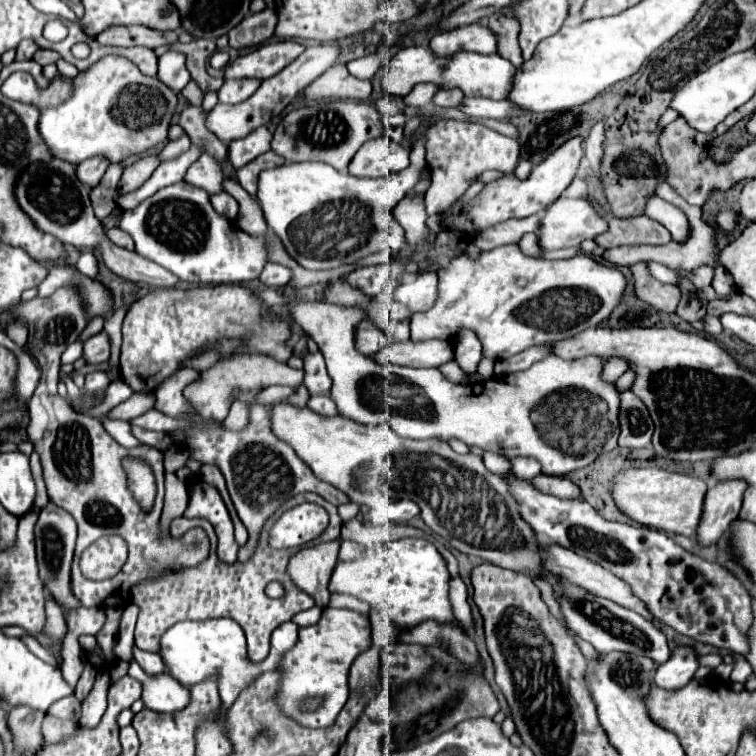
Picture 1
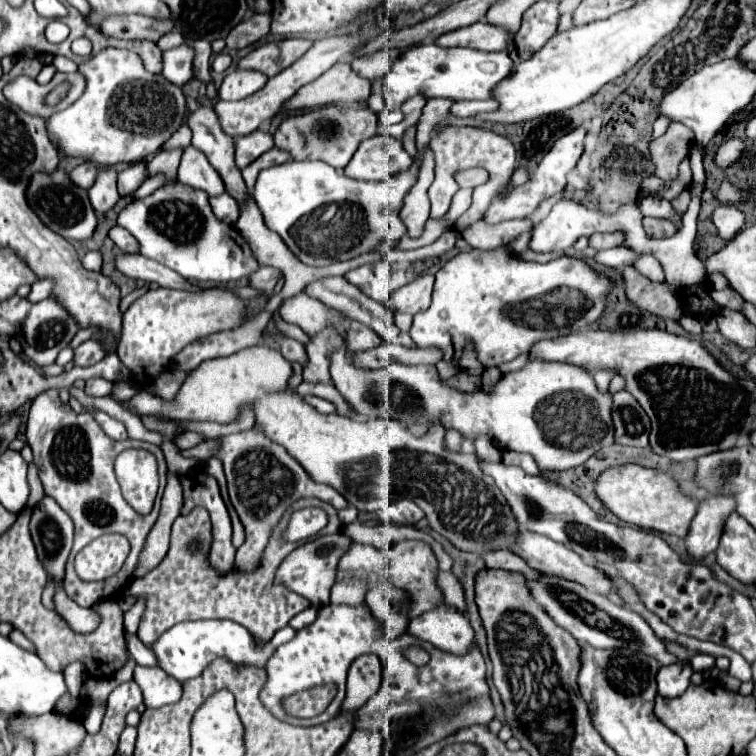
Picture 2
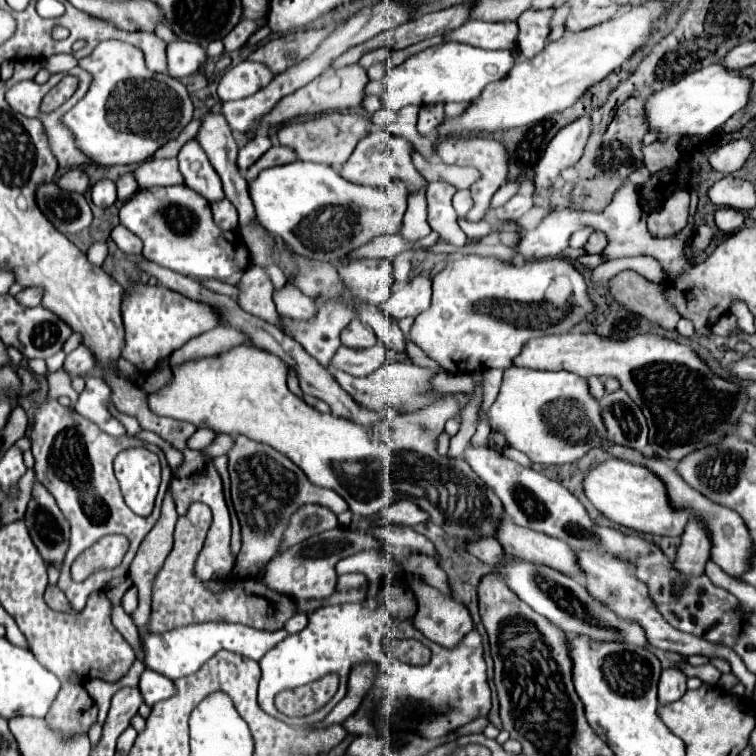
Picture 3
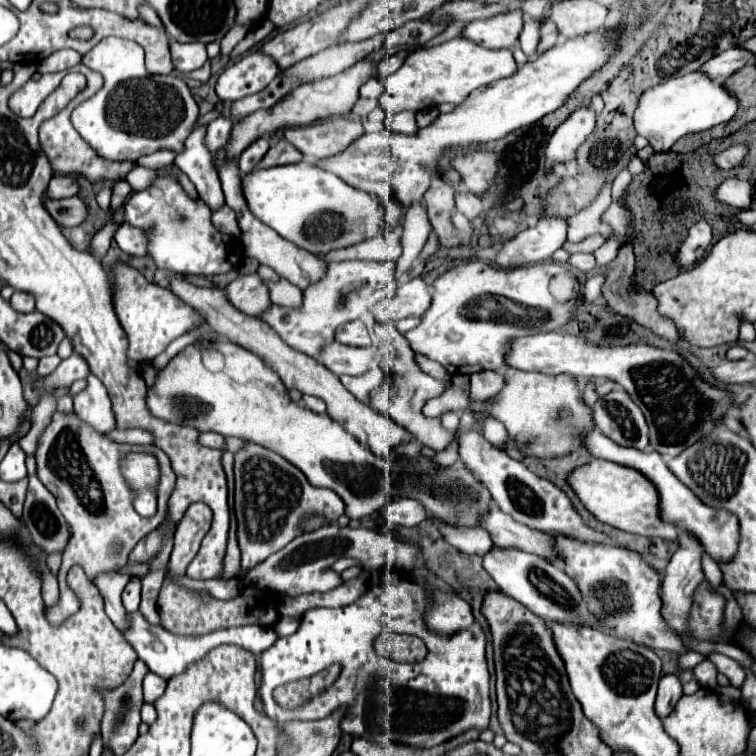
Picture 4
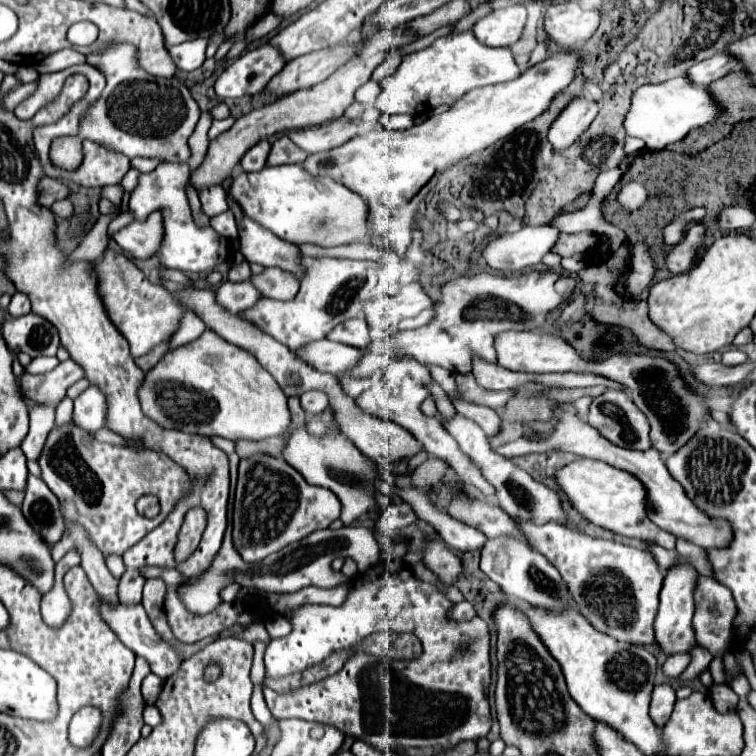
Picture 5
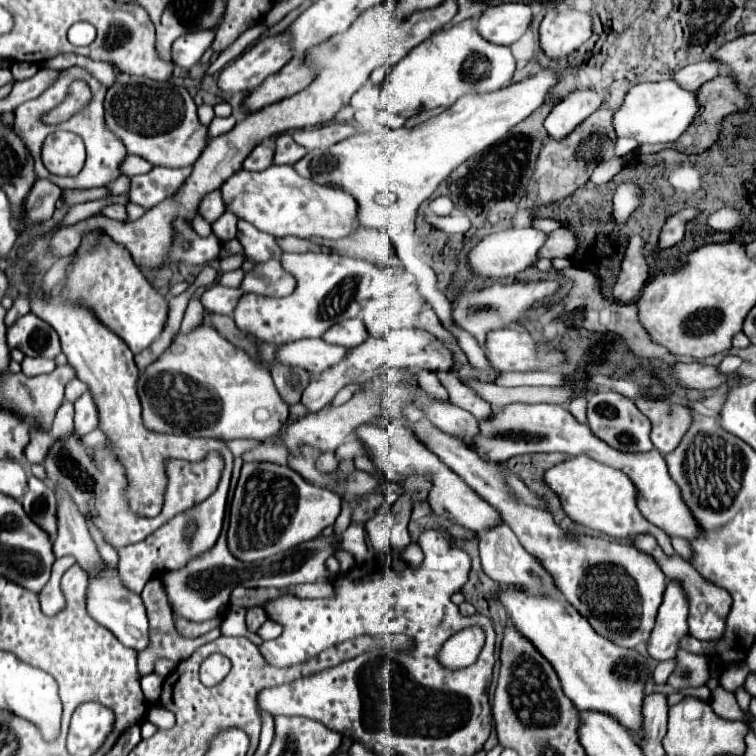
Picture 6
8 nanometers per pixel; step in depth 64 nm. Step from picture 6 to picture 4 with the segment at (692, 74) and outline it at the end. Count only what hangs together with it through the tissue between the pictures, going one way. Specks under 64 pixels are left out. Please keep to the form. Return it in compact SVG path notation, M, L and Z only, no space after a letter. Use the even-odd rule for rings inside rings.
M732 48L732 50L716 54L716 58L710 58L710 62L700 66L698 72L708 74L710 78L722 78L724 80L724 78L732 76L740 66L746 66L746 64L752 64L752 62L754 62L754 58L748 56L748 52Z

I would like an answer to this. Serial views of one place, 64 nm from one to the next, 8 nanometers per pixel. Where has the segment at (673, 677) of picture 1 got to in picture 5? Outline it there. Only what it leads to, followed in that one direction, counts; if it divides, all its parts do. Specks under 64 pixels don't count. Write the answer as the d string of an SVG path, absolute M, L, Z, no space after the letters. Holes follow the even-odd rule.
M660 684L652 690L652 702L650 702L650 714L652 714L652 722L656 722L656 726L660 726L660 732L664 728L664 724L668 722L672 708L674 708L676 696L674 690L668 684Z

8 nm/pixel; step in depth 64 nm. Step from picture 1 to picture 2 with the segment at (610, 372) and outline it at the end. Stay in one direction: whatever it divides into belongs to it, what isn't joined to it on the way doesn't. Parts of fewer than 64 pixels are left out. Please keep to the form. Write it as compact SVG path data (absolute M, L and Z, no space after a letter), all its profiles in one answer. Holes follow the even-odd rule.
M598 370L594 372L594 382L596 382L596 388L600 392L608 392L608 384L610 384L610 378L614 376L614 372L608 372L608 370Z

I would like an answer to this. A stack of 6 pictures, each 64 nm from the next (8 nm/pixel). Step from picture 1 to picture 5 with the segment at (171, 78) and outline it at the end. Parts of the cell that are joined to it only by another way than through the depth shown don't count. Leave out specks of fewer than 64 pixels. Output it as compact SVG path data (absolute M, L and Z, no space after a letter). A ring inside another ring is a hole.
M194 38L194 40L182 42L182 44L178 44L178 46L170 46L168 52L170 52L174 64L176 64L180 70L196 70L196 68L200 68L202 62L206 60L206 56L204 56L206 46L208 46L208 40L204 40L204 38Z

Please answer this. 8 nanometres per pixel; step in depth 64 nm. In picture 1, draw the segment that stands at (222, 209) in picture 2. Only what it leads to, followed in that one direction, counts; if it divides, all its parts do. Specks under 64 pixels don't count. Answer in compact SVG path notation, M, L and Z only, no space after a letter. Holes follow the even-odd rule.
M226 192L212 194L212 196L210 196L210 202L212 202L214 210L216 210L220 216L224 216L226 220L234 222L234 220L238 218L238 202L236 202L230 194L226 194Z

